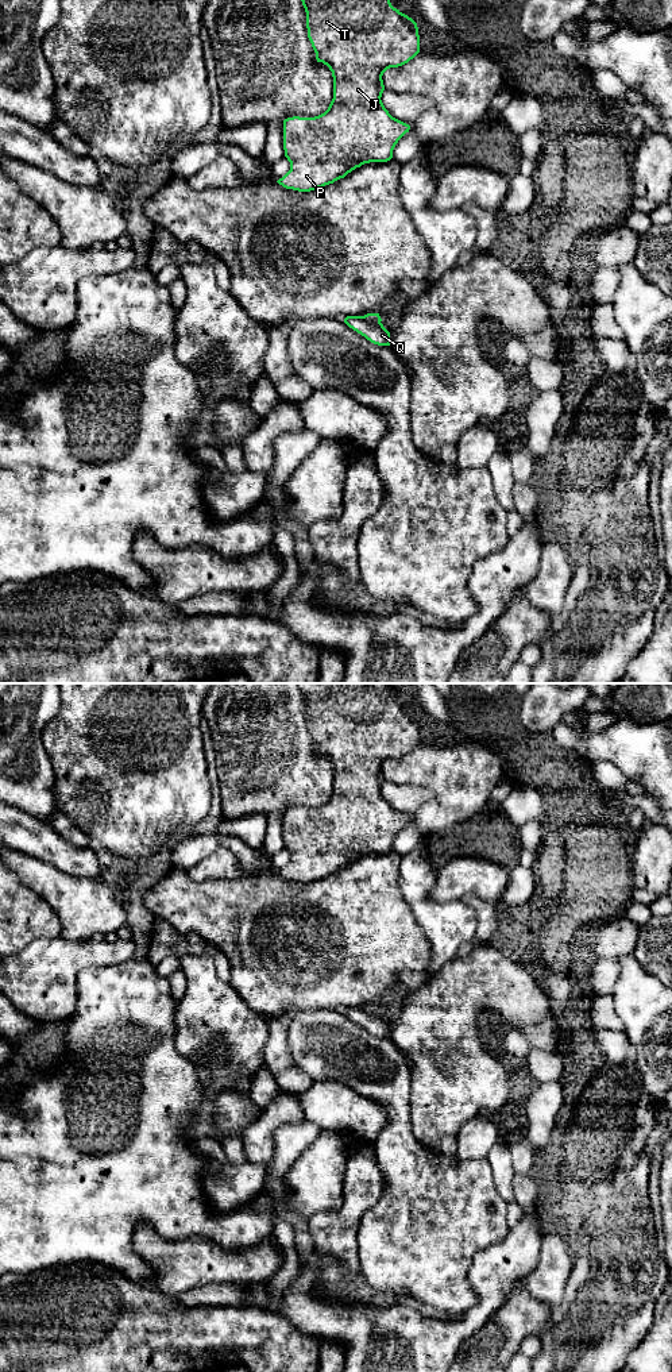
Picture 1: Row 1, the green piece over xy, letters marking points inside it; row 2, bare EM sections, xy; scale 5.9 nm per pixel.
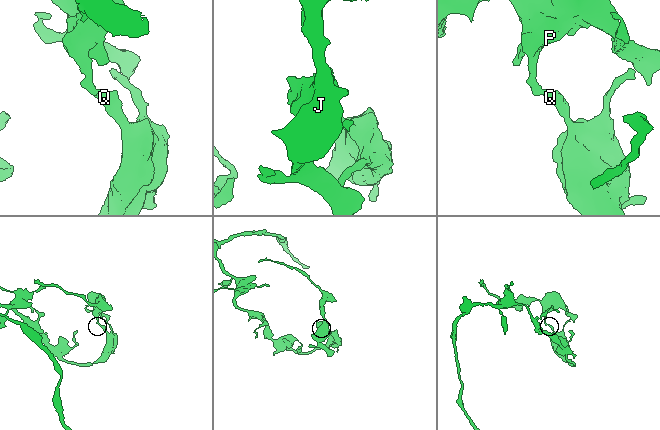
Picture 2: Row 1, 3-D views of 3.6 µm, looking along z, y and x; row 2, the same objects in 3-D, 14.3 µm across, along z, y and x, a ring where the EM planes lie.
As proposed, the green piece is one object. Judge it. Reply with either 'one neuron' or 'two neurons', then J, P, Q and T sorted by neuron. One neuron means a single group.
two neurons | J P T / Q

